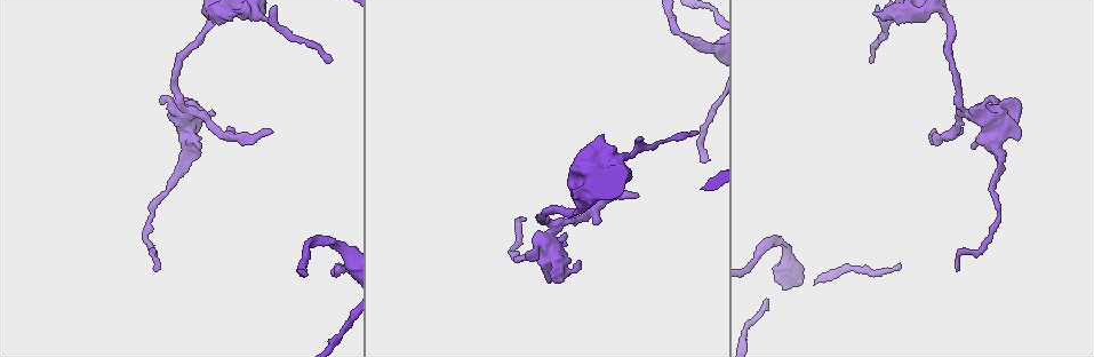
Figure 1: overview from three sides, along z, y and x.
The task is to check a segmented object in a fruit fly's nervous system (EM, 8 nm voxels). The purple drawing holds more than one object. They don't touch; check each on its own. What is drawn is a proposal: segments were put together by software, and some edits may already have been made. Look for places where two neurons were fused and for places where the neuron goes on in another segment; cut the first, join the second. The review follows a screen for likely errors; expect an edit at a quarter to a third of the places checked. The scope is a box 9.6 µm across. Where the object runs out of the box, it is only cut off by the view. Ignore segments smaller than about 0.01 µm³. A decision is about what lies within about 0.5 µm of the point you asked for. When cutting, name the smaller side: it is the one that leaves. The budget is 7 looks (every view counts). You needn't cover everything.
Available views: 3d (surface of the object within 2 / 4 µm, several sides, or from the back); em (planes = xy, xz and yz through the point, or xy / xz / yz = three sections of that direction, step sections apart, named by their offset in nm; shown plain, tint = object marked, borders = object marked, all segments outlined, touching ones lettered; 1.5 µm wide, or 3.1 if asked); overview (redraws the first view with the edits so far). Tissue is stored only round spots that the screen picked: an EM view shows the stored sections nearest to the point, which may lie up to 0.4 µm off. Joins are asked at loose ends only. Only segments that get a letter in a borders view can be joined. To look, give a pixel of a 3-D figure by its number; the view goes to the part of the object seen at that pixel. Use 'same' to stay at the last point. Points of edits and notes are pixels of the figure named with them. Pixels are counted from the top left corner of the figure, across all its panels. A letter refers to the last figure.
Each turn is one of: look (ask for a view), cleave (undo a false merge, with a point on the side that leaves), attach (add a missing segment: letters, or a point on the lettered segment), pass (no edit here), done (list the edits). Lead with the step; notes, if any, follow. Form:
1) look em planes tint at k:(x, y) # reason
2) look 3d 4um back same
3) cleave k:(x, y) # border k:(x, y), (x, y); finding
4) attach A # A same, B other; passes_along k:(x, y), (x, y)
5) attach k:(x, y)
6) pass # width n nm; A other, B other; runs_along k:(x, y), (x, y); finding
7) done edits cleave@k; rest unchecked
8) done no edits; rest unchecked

look 3d 4um at 1:(521, 219) # end of a long branch

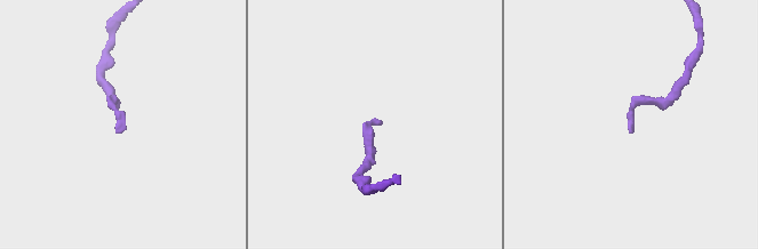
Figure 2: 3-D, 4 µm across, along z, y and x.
look em xy step 8 tint at 2:(377, 121)

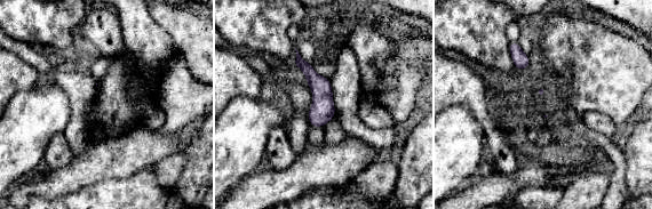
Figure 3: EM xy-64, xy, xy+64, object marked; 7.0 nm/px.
look em planes borders same # cut it another way

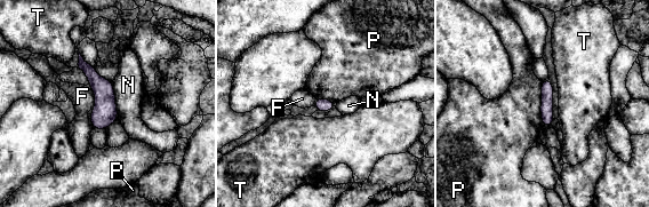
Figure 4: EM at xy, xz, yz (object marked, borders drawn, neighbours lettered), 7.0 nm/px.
pass # F other, N other, P other, T other; none of them fits

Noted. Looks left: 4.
look em planes plain at 1:(213, 112) # free end

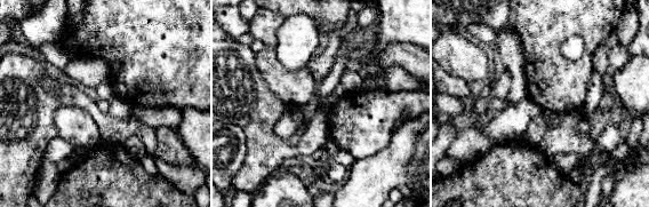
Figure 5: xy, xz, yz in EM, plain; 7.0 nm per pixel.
look em planes borders same

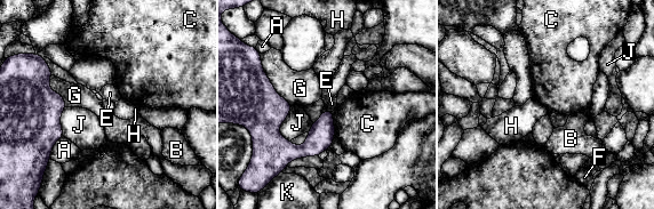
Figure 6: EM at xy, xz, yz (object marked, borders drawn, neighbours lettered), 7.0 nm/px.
pass # width 190 nm; A other, B other, C other, E other, F other, G other, H other, J other, K other; border 6:(332, 111), (335, 135); none of them fits

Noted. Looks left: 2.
look em xy step 4 borders at 1:(701, 161) # thin end

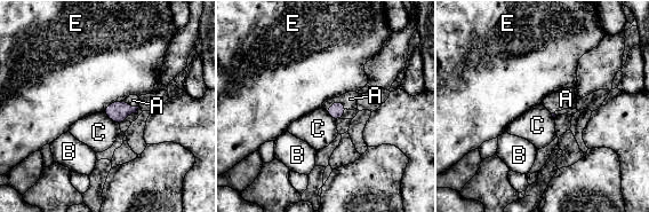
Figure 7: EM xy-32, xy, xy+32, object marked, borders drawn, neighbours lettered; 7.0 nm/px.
attach A # A same, B other, C other, E other; passes_along 7:(336, 110), (336, 101), (350, 99); the neuron continues

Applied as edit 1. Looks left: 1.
done edits attach@7; rest unchecked

